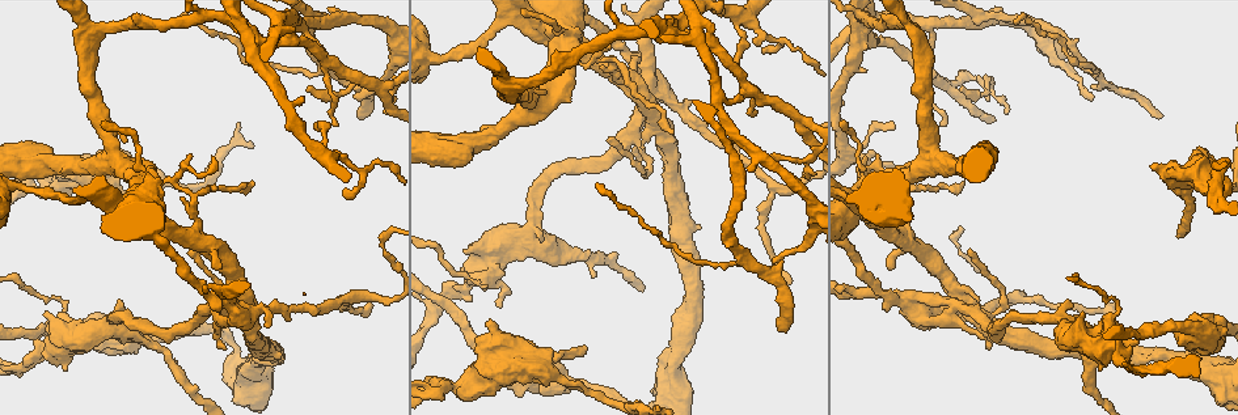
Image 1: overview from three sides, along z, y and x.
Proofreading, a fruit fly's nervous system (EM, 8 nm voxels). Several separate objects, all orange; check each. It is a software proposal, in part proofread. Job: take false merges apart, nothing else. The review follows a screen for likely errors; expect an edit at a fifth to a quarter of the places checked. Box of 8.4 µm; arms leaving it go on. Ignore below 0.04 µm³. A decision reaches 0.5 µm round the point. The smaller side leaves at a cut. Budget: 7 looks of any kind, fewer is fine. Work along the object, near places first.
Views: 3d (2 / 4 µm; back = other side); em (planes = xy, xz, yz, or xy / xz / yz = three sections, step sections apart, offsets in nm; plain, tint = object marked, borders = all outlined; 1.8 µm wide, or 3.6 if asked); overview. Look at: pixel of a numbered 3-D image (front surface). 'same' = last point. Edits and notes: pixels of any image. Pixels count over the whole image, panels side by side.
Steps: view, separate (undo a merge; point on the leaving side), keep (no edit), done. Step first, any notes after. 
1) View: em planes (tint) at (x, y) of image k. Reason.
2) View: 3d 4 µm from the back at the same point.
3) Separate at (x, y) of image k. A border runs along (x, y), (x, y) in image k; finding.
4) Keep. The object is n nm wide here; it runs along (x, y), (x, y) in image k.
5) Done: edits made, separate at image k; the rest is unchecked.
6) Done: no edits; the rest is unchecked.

View: 3d 2 µm at (1215, 186) of image 1. Three arms meet.

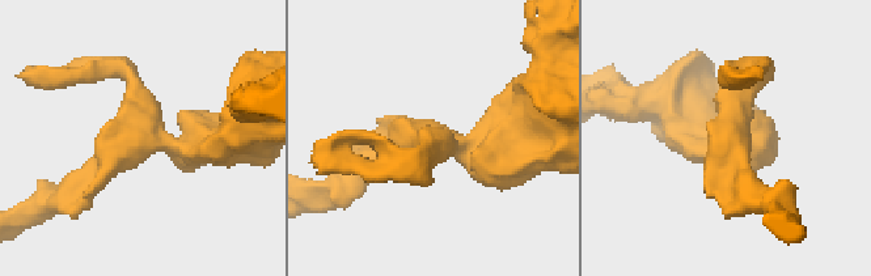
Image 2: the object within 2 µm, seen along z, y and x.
View: em planes (tint) at (729, 132) of image 2. 3 arms meet here; need the tissue.

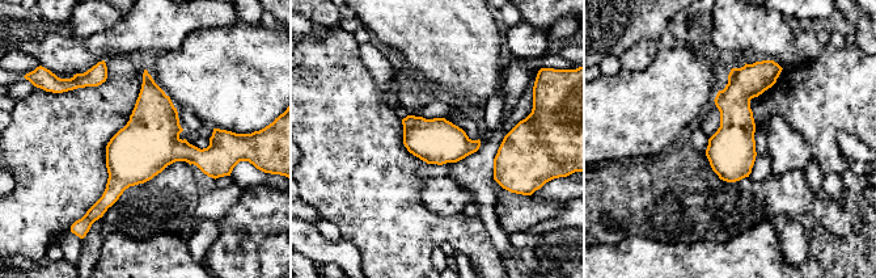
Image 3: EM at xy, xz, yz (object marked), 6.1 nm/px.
Keep. One cell here.

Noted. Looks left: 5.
View: 3d 2 µm at (966, 23) of image 1. Arms run side by side.

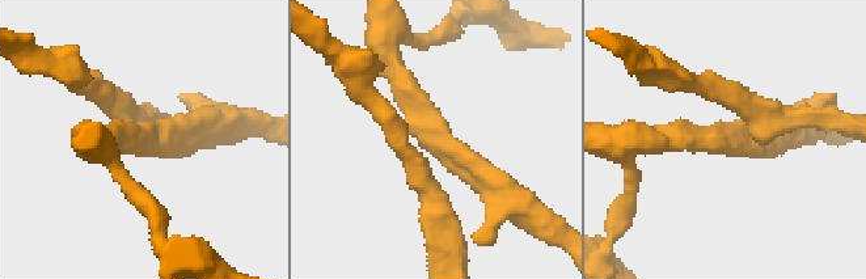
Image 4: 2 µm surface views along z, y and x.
View: em planes (tint) at (138, 133) of image 4. 4 arms meet here.

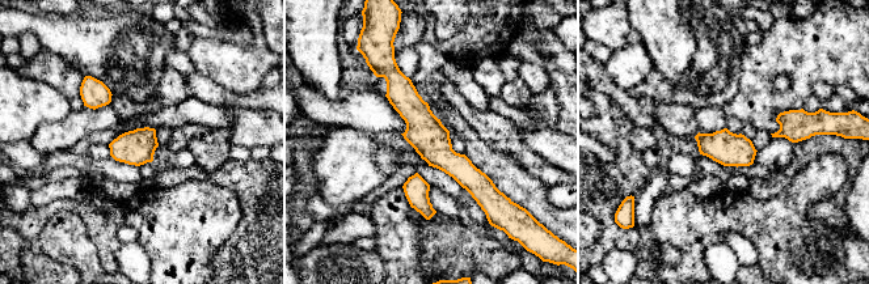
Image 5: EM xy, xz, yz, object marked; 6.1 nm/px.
Keep. It runs along (391, 73), (481, 200) in image 5; all the same cell.

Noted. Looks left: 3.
View: em 3.6 µm planes (tint) at (645, 61) of image 1.

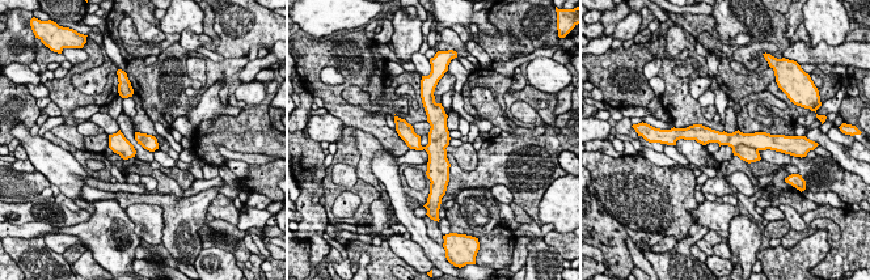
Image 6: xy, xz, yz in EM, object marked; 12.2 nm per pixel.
Separate at (750, 155) of image 6. The object is 190 nm wide here; a border runs along (733, 148), (750, 145), (757, 151) in image 6; two cells meet here.

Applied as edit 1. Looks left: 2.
Done: edits made, separate at image 6; the rest is unchecked.

